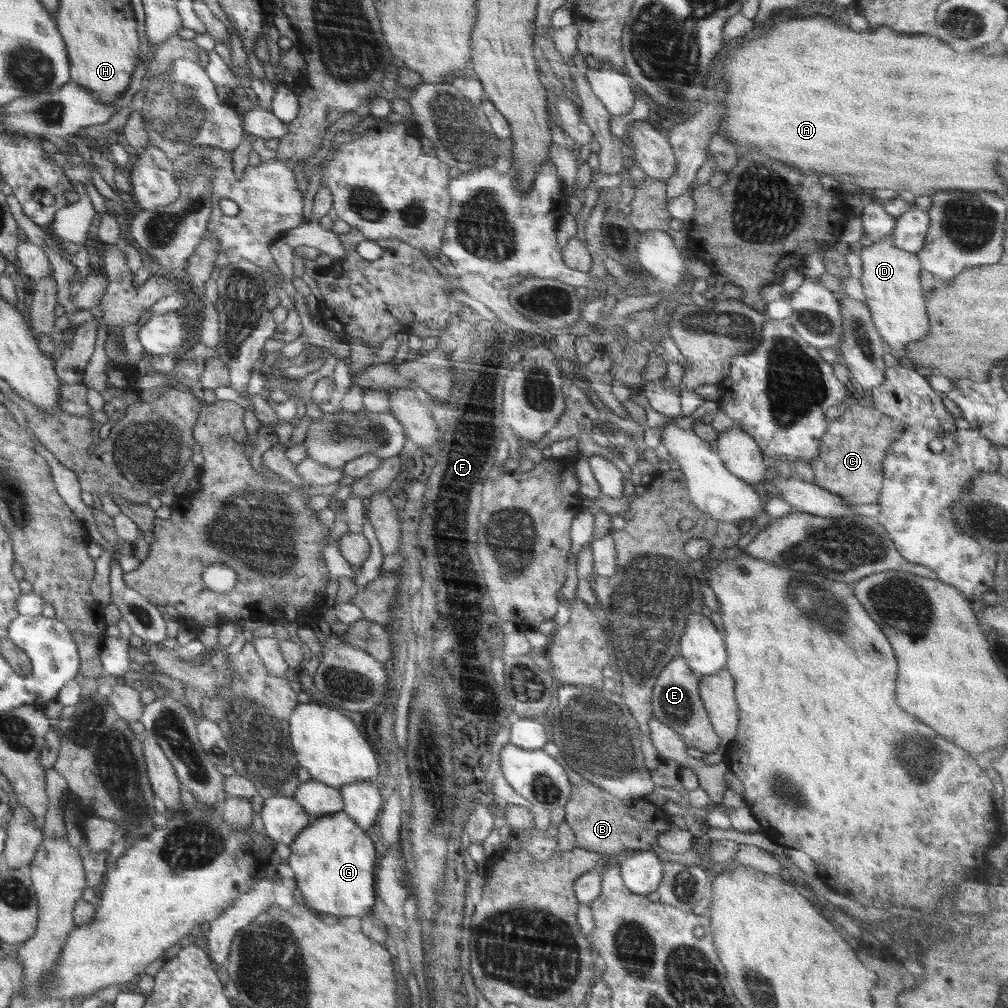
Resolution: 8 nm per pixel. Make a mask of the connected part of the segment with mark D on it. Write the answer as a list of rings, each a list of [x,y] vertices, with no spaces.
[[[890,235],[880,242],[863,247],[859,256],[862,260],[860,282],[874,326],[886,343],[887,350],[899,358],[906,356],[906,344],[922,340],[930,332],[926,296],[922,296],[924,290],[920,285],[920,260],[916,253],[896,248]]]

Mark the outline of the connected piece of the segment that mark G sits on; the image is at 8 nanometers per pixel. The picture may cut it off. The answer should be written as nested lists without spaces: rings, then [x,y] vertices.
[[[342,810],[310,823],[298,834],[289,848],[291,853],[286,862],[296,875],[297,888],[302,892],[306,906],[320,910],[320,914],[326,912],[326,914],[332,914],[332,917],[337,918],[370,915],[374,902],[376,902],[375,874],[380,858],[376,854],[372,839],[346,812]]]

